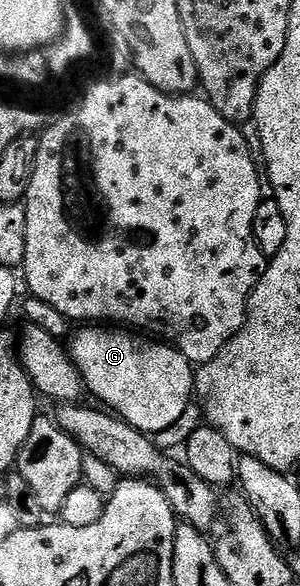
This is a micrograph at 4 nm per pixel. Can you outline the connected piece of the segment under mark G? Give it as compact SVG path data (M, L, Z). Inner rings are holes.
M103 324L84 325L76 332L75 339L73 338L74 334L69 342L69 353L75 367L83 376L83 384L89 394L100 398L108 411L114 412L141 433L154 436L176 424L187 406L193 402L195 394L193 364L174 346L127 328L108 328Z

